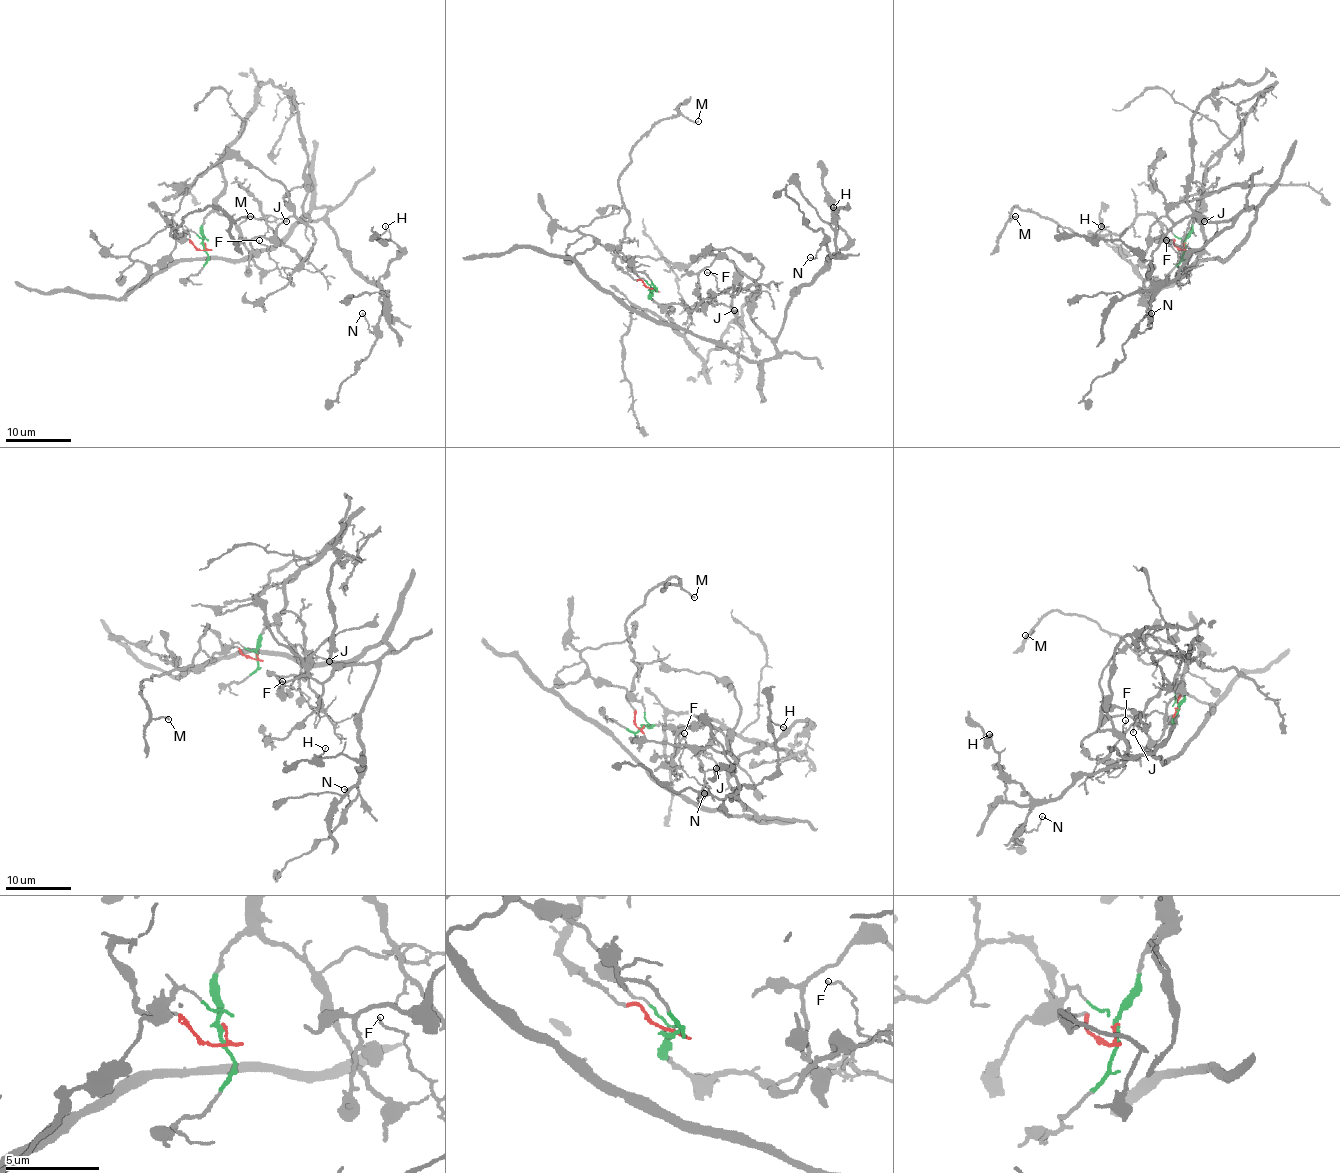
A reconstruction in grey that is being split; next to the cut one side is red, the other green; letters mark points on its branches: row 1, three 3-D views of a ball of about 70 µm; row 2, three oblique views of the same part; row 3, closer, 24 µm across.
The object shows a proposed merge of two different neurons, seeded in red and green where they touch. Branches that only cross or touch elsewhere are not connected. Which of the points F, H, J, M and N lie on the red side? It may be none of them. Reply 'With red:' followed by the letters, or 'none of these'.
With red: M

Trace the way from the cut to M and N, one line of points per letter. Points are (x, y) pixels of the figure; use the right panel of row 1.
M: (1183, 247), (1167, 239), (1154, 216), (1141, 214), (1114, 234), (1085, 236), (1018, 206), (1009, 219), (1014, 216)
N: (1185, 247), (1170, 231), (1149, 246), (1151, 293), (1225, 259), (1256, 211), (1195, 249), (1151, 313)

